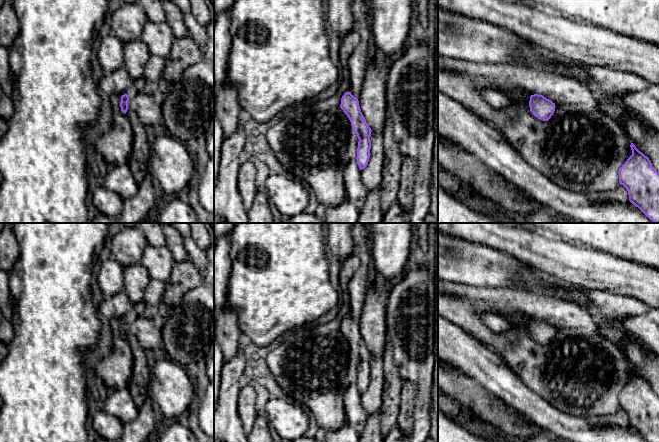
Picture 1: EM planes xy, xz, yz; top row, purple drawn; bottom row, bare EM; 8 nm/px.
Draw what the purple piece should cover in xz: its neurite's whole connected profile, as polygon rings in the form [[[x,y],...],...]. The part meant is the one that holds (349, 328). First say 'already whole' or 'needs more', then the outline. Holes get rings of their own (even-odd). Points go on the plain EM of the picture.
already whole; [[[351,316],[342,320],[340,332],[349,342],[352,353],[359,363],[356,384],[360,394],[362,394],[367,390],[370,382],[372,354],[361,336],[358,323]]]

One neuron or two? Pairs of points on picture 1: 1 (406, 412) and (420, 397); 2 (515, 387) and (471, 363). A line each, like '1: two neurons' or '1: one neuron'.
1: two neurons
2: one neuron

